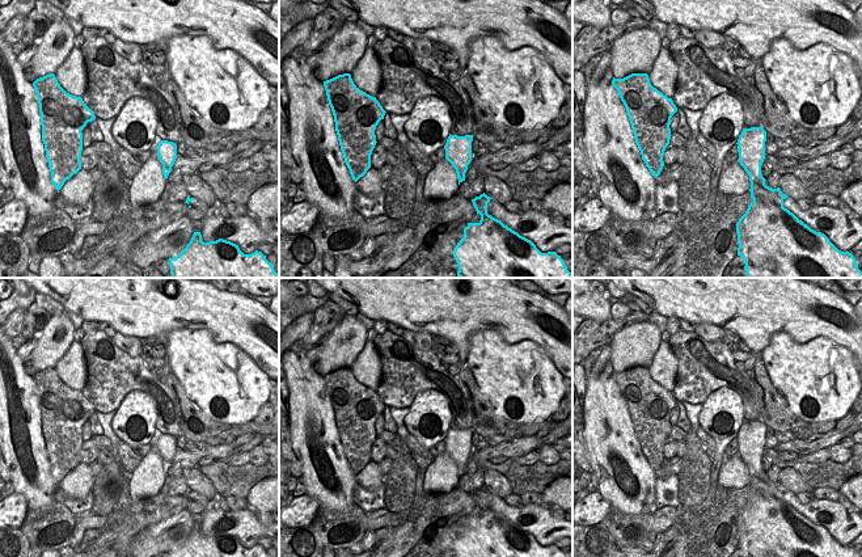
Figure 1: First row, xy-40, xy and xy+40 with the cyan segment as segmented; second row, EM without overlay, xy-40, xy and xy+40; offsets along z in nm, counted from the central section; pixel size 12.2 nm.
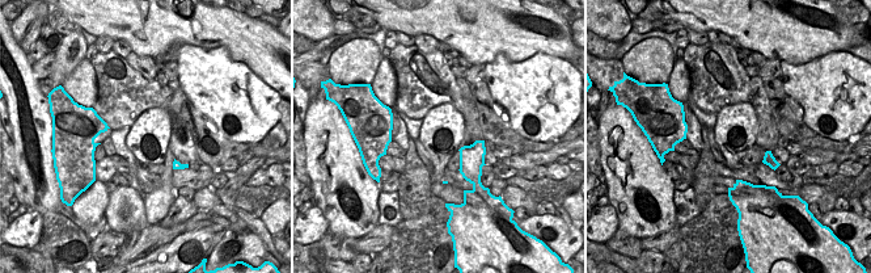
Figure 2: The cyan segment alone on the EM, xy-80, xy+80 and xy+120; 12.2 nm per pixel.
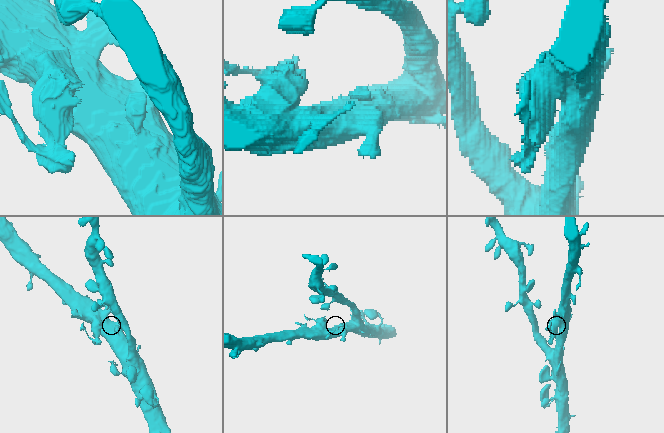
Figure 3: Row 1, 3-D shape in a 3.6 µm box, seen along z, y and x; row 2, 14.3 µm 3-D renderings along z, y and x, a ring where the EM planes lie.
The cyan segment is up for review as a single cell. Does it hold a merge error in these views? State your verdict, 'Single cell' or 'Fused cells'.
Fused cells

